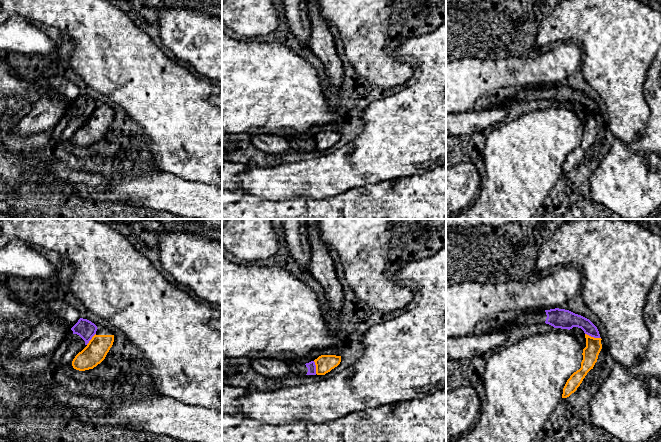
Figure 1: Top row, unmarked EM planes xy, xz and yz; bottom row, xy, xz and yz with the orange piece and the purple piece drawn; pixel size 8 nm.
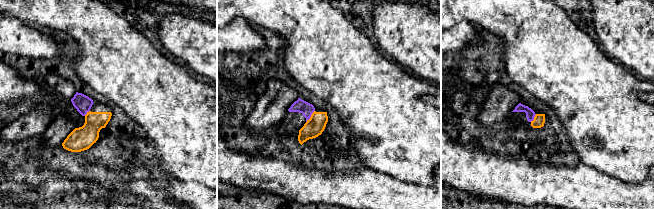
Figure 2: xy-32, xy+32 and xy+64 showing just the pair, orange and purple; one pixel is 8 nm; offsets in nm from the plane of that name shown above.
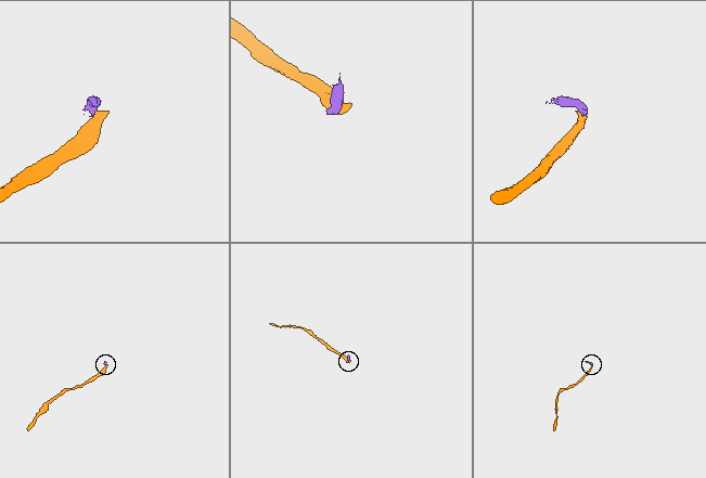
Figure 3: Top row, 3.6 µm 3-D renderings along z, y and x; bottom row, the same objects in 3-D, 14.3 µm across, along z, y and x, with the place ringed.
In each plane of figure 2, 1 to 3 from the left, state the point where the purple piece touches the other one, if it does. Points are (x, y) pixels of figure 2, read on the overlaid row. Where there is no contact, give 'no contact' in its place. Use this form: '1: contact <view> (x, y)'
1: contact xy-32 (87, 113)
2: contact xy+32 (311, 116)
3: contact xy+64 (534, 118)

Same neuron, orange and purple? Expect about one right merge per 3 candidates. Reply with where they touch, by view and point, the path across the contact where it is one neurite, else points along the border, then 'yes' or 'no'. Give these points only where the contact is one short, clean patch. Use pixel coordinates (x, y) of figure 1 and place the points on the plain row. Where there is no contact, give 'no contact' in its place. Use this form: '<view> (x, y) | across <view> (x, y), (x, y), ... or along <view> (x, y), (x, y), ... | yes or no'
yz (593, 113) | along yz (585, 109), (600, 114) | no

